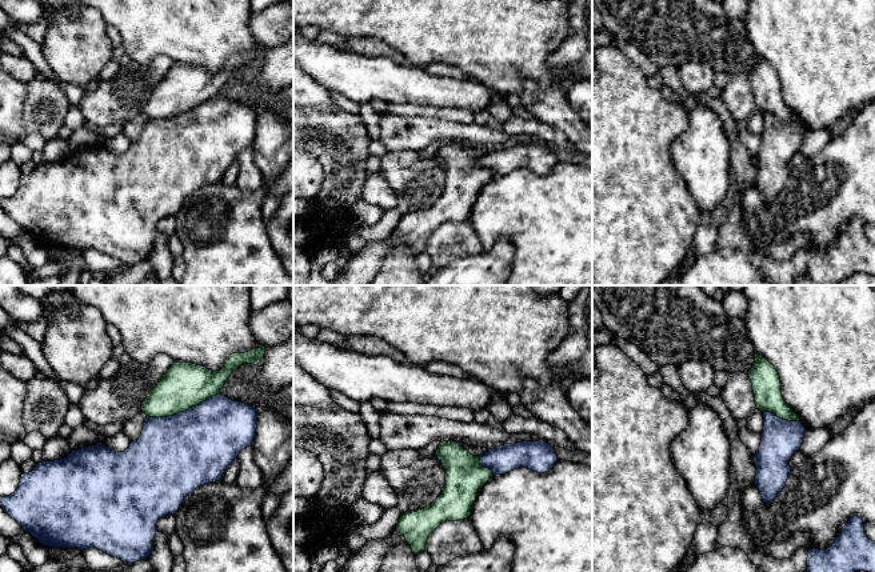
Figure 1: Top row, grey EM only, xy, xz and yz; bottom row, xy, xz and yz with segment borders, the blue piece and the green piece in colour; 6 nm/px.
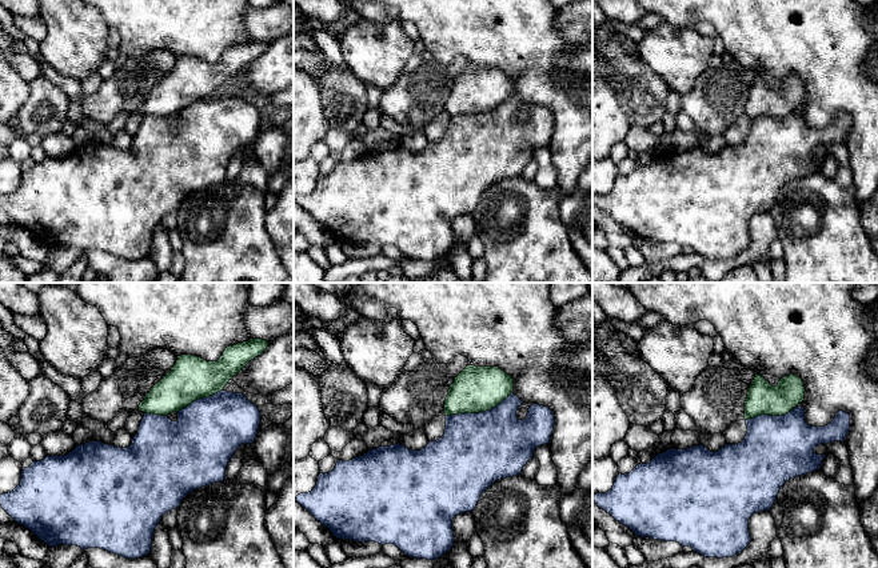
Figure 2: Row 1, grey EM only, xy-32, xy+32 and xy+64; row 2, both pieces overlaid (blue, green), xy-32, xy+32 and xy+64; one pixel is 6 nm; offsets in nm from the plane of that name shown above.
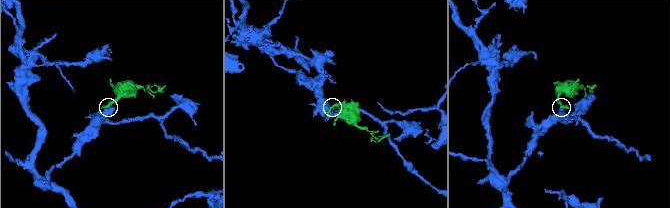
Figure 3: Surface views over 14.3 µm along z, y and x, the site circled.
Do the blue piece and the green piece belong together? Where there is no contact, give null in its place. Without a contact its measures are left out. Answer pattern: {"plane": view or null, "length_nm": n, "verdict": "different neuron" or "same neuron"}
{"plane": "xy", "length_nm": 460, "verdict": "different neuron"}

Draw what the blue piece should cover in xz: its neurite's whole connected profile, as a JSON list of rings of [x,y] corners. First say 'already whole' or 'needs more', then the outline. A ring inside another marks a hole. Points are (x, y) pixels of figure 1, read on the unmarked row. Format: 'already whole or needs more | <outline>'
already whole | [[[539,141],[495,148],[480,157],[479,165],[490,169],[496,177],[506,176],[520,168],[546,175],[556,163],[558,157],[554,148]]]

